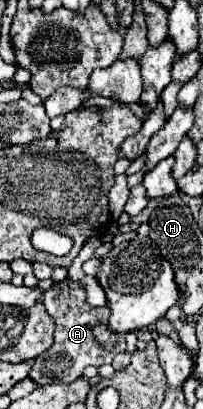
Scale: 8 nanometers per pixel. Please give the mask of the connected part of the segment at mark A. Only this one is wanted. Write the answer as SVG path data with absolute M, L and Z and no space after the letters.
M64 279L60 283L54 283L48 291L42 295L42 303L46 305L46 311L54 319L56 331L54 331L54 343L52 347L36 357L32 361L28 377L38 383L38 385L52 385L52 383L64 383L70 385L76 381L84 367L88 365L104 365L112 363L112 359L120 353L126 351L126 341L122 335L112 333L108 329L108 309L96 309L86 303L84 289L80 283Z

